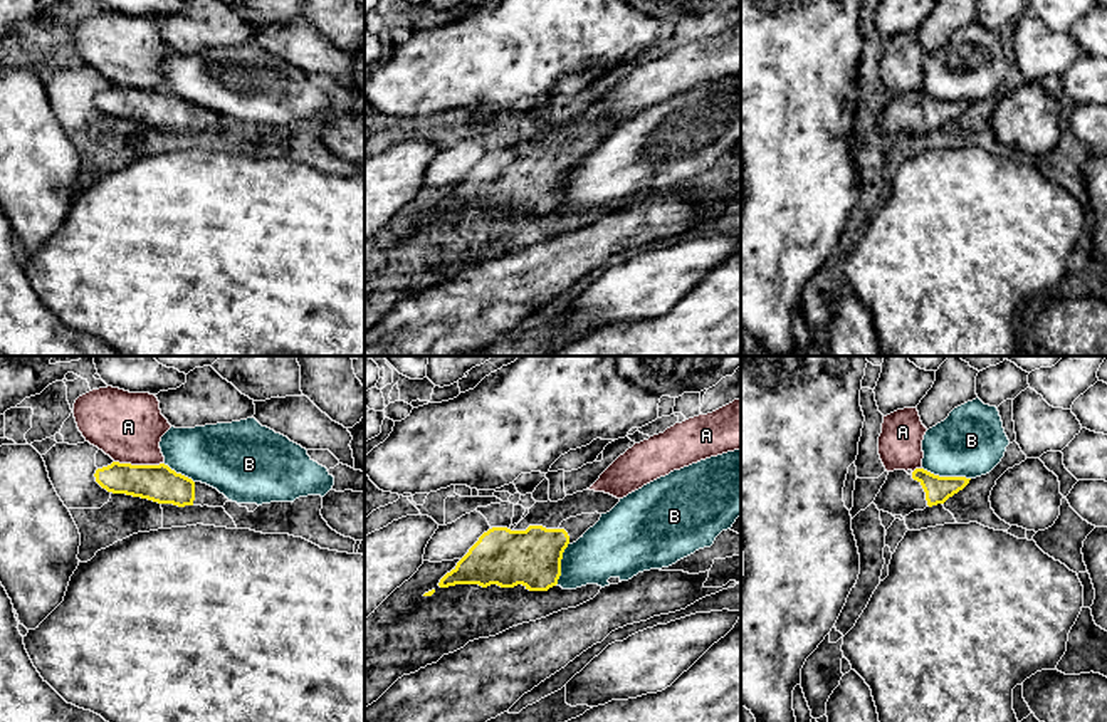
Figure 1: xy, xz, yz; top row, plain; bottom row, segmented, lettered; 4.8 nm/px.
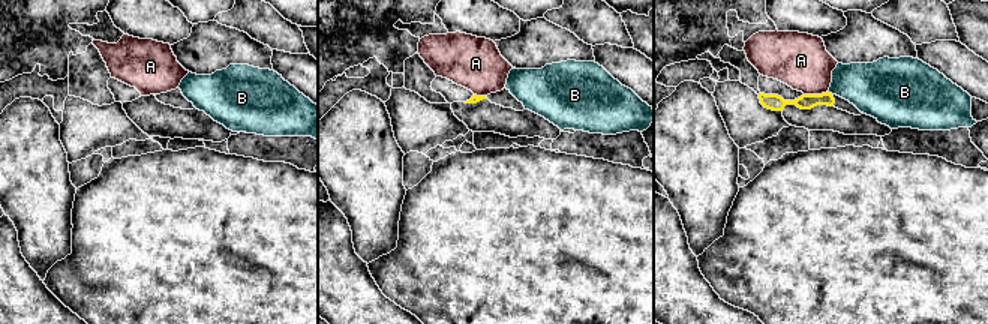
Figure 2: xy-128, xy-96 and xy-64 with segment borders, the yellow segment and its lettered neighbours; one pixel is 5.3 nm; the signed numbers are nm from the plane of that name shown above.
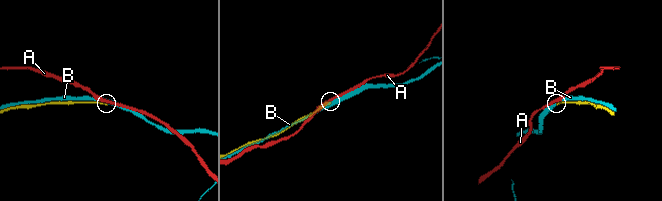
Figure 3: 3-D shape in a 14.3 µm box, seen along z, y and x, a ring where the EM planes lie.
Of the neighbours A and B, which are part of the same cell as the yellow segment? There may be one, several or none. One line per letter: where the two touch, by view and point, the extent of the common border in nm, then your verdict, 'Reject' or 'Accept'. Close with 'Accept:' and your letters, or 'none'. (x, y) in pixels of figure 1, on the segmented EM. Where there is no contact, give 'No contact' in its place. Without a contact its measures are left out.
A: Touches yellow at xy (140, 465). Shared border 240 nm. Reject
B: Touches yellow at yz (946, 477). Shared border 240 nm. Reject
Accept: none

